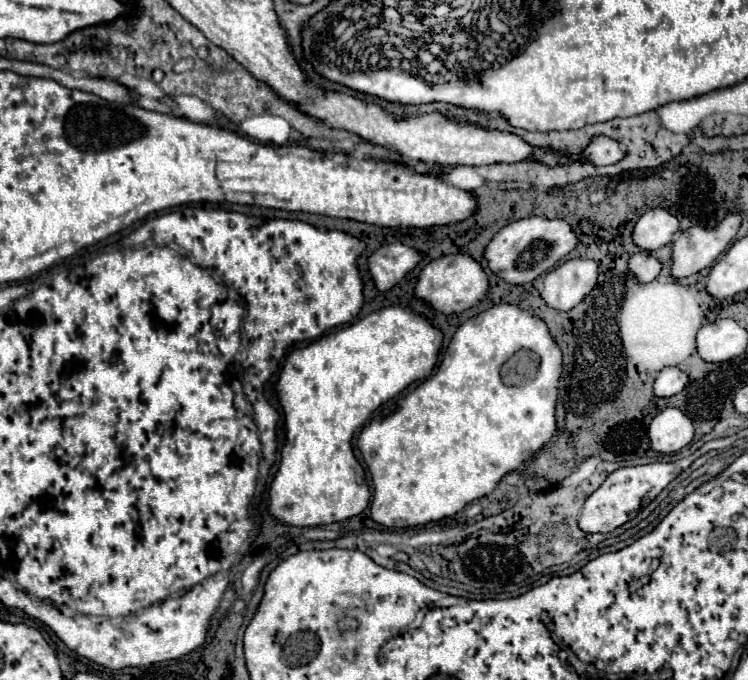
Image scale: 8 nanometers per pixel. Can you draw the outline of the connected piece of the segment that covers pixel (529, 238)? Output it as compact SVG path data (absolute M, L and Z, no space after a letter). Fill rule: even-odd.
M530 216L524 220L516 220L504 226L492 242L486 246L484 258L492 272L512 284L524 284L540 274L552 270L568 252L572 252L578 244L578 236L572 226L562 218L546 218L546 216Z

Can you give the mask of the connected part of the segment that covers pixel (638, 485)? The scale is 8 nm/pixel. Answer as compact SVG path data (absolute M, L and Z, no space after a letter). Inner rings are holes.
M732 436L728 438L720 438L720 440L710 440L706 442L700 450L696 450L694 454L690 454L688 458L682 458L678 462L656 462L656 464L646 464L646 466L630 466L630 468L618 468L614 470L606 482L586 500L584 508L582 508L582 516L578 520L580 530L584 532L612 532L618 526L626 524L628 520L632 520L642 508L646 508L684 468L688 468L696 458L700 458L702 454L716 450L716 448L726 448L732 444Z

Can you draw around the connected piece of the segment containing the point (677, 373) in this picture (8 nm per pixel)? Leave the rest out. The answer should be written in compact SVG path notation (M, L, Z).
M664 368L654 382L654 394L660 398L670 398L670 396L682 392L686 384L688 384L688 374L684 370Z

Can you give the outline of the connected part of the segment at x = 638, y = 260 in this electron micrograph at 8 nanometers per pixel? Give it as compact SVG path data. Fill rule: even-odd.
M638 252L638 254L630 256L628 268L634 272L634 276L640 282L652 282L660 274L662 262L654 256L650 256L650 252Z

